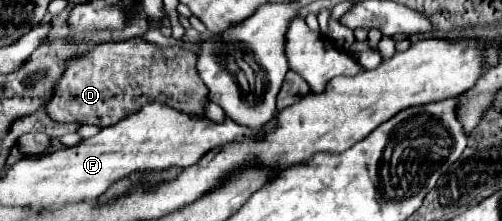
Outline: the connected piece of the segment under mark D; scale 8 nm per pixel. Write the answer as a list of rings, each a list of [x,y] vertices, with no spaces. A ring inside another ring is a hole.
[[[137,38],[127,42],[111,44],[111,48],[95,48],[87,54],[75,56],[65,60],[65,72],[57,78],[51,100],[45,104],[45,112],[55,122],[77,122],[77,124],[95,124],[95,126],[109,126],[113,122],[121,120],[121,102],[123,100],[137,100],[137,96],[145,98],[145,102],[163,102],[171,108],[177,108],[181,112],[193,114],[193,116],[205,116],[205,104],[207,104],[207,86],[203,80],[199,80],[199,72],[195,70],[195,54],[189,50],[183,50],[177,46],[177,52],[173,48],[159,48],[153,44],[145,44]]]

